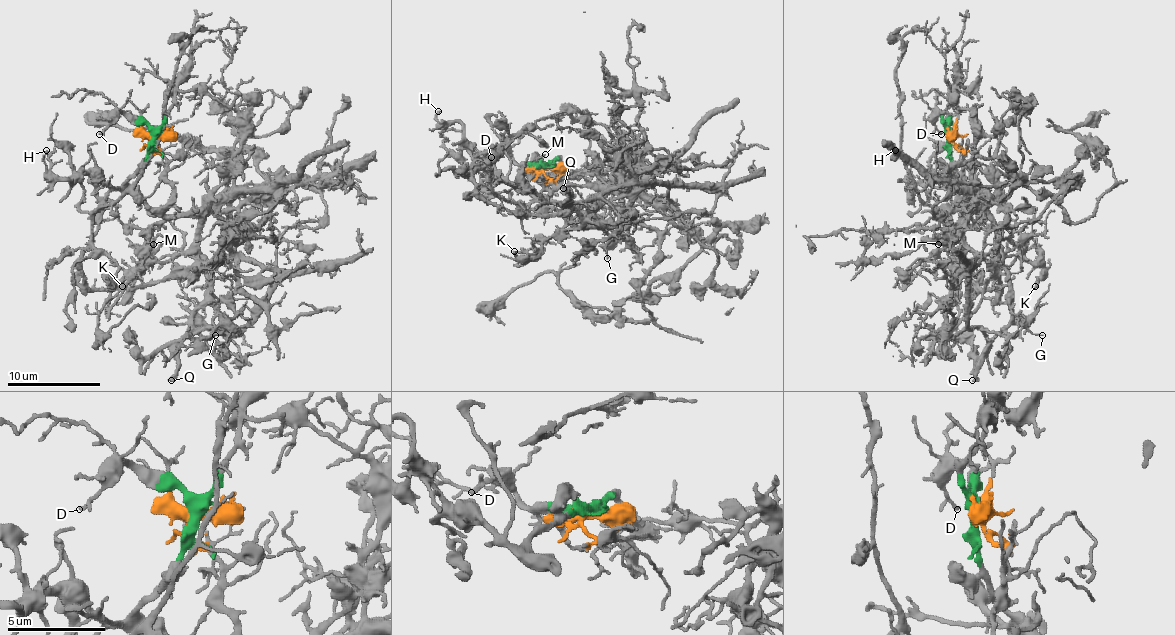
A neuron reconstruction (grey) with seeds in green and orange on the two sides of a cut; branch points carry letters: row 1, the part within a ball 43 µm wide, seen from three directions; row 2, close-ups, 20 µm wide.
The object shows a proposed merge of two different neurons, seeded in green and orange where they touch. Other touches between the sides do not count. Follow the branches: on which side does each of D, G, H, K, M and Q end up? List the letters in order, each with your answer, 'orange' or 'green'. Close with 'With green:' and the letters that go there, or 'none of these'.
D: green
G: green
H: green
K: green
M: orange
Q: green
With green: D, G, H, K, Q

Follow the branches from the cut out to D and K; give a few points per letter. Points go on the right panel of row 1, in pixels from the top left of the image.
D: (951, 137), (948, 116), (941, 111), (934, 123), (941, 134)
K: (951, 137), (951, 165), (993, 223), (1000, 251), (1035, 261), (1042, 268), (1042, 277), (1035, 286)

